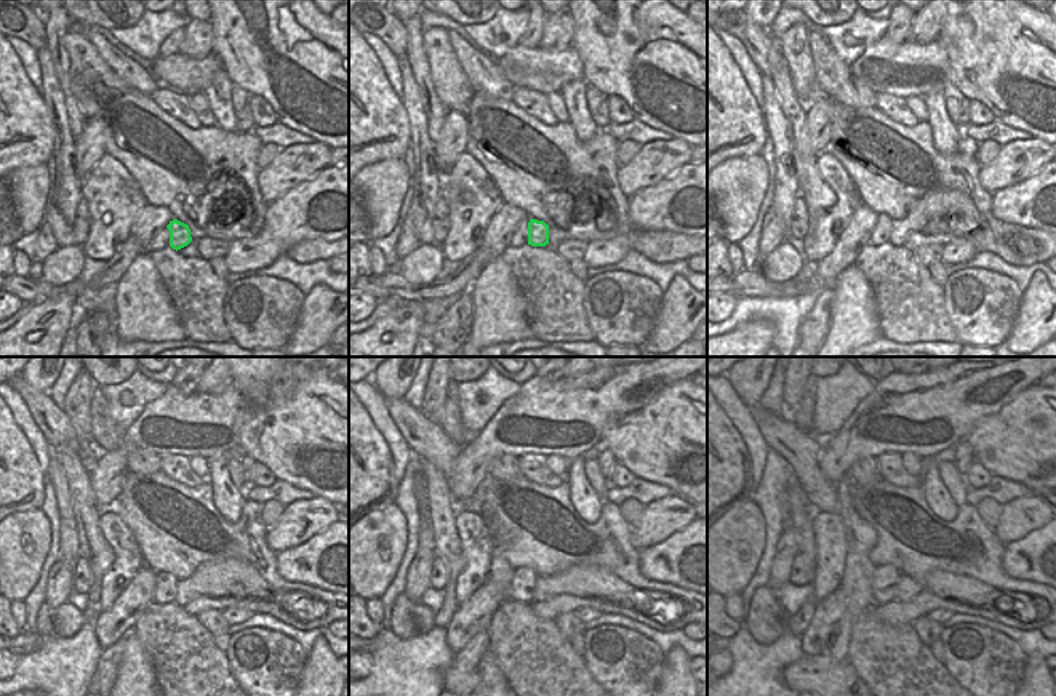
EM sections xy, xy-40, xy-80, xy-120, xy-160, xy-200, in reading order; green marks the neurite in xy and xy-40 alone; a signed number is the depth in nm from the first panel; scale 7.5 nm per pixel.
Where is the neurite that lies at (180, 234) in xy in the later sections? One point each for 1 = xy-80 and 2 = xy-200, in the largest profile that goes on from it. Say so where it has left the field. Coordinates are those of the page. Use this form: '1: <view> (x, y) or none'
1: xy-80 (901, 229)
2: xy-200 (908, 588)

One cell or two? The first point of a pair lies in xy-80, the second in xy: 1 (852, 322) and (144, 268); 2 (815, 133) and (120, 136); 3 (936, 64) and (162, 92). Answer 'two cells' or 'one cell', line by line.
1: one cell
2: two cells
3: two cells

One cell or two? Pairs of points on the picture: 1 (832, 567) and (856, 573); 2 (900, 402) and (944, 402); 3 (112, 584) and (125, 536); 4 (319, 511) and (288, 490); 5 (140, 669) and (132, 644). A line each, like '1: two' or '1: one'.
1: two
2: one
3: one
4: two
5: one

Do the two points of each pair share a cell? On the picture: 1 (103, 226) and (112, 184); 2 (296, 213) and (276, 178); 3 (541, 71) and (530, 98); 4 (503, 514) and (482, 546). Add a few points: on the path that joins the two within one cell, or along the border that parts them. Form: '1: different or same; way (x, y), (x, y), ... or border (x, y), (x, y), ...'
1: same; way (112, 216), (112, 194)
2: different; border (316, 173), (268, 205)
3: different; border (516, 87), (536, 90), (546, 96)
4: different; border (471, 508), (480, 516), (495, 541)

